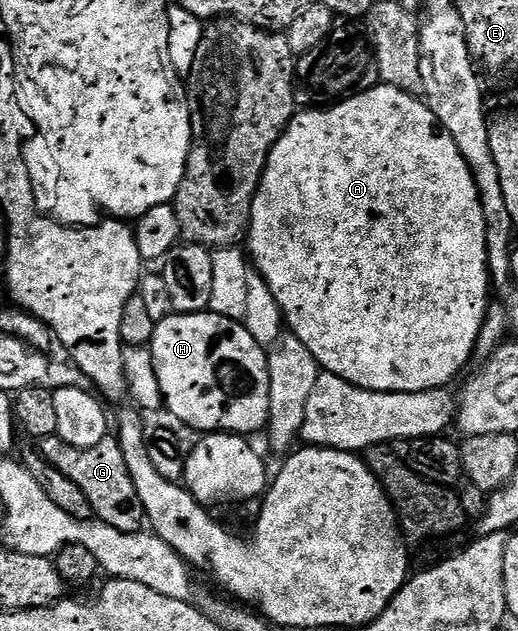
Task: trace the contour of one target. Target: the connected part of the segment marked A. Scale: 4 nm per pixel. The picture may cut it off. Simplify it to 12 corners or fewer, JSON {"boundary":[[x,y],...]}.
{"boundary":[[378,84],[297,113],[246,250],[321,371],[473,361],[486,216]]}

